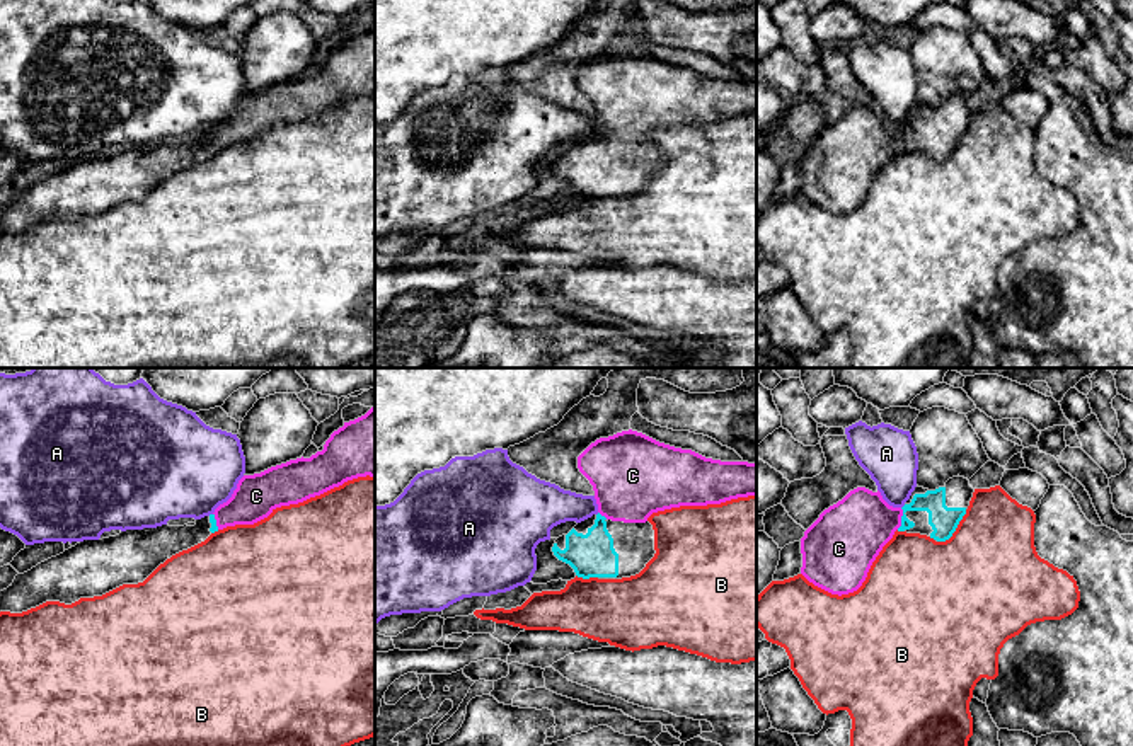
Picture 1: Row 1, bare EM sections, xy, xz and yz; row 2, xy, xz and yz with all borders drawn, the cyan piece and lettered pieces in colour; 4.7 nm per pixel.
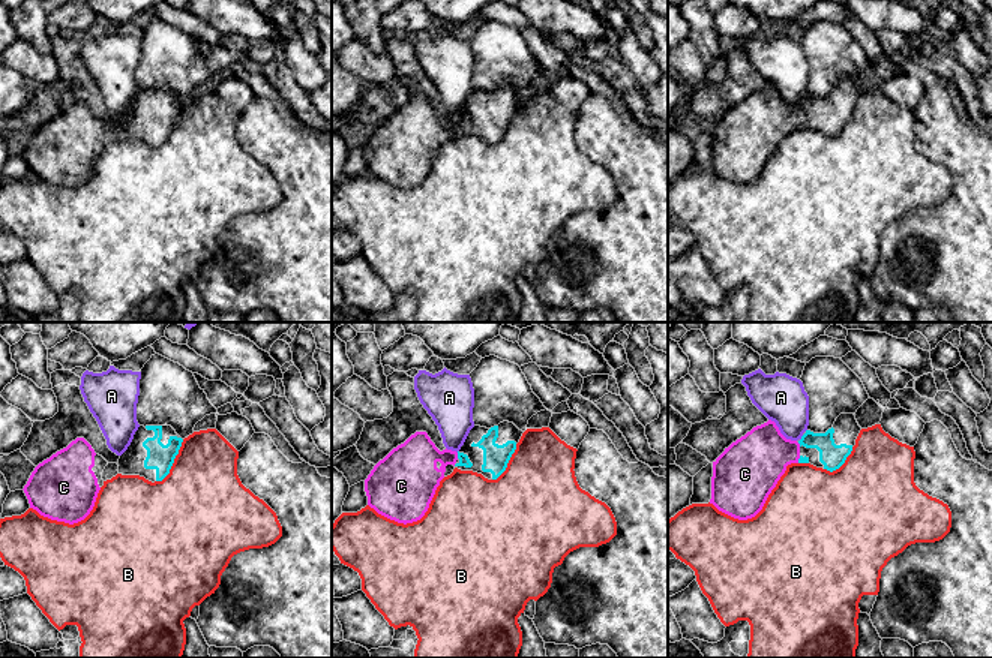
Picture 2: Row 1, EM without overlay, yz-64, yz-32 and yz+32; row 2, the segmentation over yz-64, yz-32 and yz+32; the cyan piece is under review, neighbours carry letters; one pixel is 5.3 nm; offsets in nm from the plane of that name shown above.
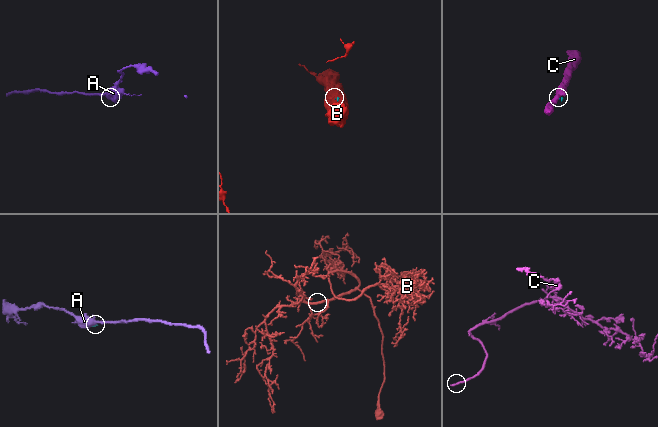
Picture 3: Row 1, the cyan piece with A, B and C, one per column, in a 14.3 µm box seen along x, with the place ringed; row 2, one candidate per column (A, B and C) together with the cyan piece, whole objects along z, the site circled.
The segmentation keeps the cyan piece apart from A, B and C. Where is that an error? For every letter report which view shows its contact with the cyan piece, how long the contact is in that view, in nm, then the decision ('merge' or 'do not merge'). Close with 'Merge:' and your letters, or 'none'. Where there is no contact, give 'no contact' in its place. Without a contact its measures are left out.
A: meets cyan in yz; contact 30 nm long; do not merge
B: meets cyan in yz; contact 220 nm long; do not merge
C: meets cyan in yz; contact 110 nm long; merge
Merge: C

